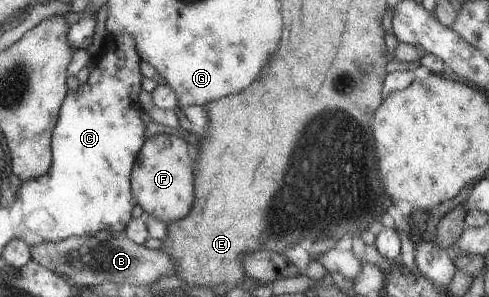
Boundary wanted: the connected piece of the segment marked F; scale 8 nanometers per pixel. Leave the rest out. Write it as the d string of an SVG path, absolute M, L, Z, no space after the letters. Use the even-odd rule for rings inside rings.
M166 133L148 137L142 145L142 153L138 153L138 169L134 169L134 177L130 177L130 185L134 185L133 198L141 211L164 225L184 218L194 197L190 165L186 143L180 137Z

